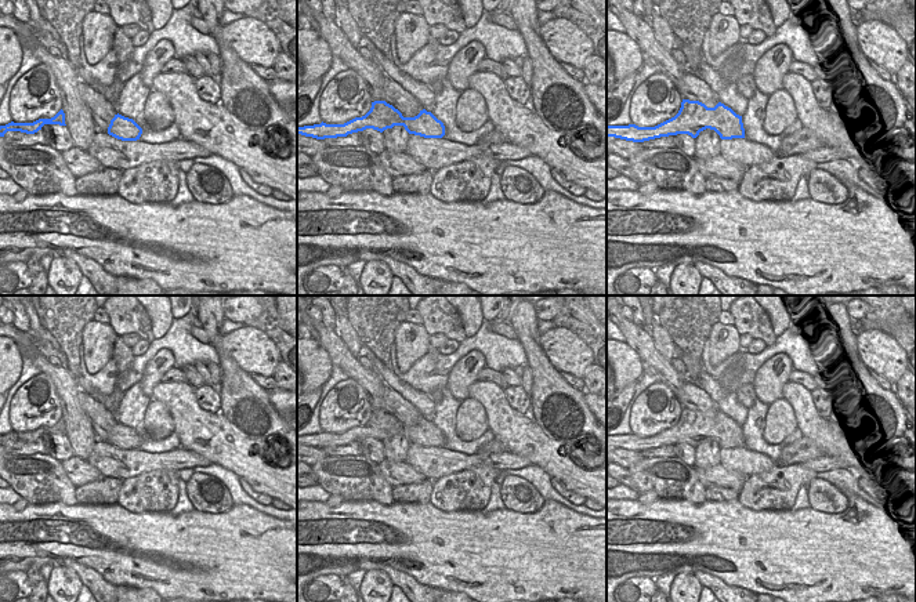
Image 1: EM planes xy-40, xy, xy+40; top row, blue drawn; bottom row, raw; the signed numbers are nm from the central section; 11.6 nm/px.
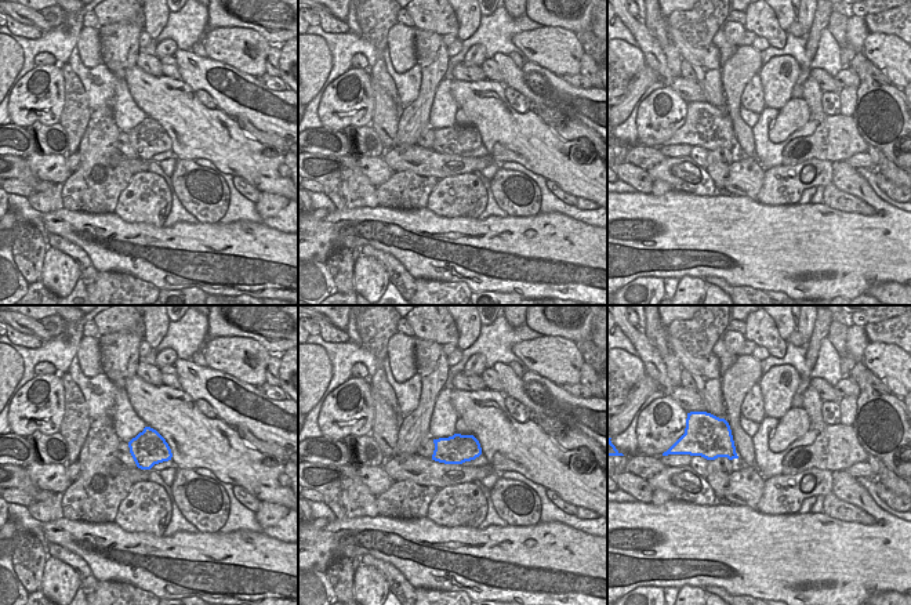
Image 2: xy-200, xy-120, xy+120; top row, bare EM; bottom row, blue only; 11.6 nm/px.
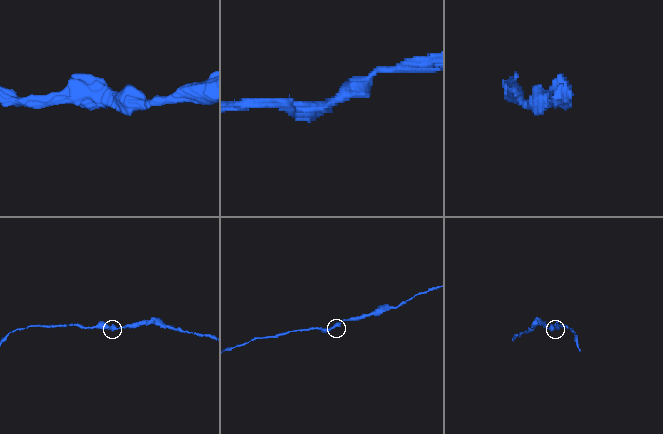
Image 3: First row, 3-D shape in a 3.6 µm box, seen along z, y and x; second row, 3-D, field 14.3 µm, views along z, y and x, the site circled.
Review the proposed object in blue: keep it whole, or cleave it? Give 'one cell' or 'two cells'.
one cell

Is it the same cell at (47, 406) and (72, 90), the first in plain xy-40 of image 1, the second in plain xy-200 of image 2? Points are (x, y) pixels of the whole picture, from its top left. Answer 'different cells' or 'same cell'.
different cells

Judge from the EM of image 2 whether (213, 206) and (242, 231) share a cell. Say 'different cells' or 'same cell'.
different cells

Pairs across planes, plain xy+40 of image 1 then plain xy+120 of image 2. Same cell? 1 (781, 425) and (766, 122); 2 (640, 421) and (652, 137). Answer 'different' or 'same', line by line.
1: different
2: same

